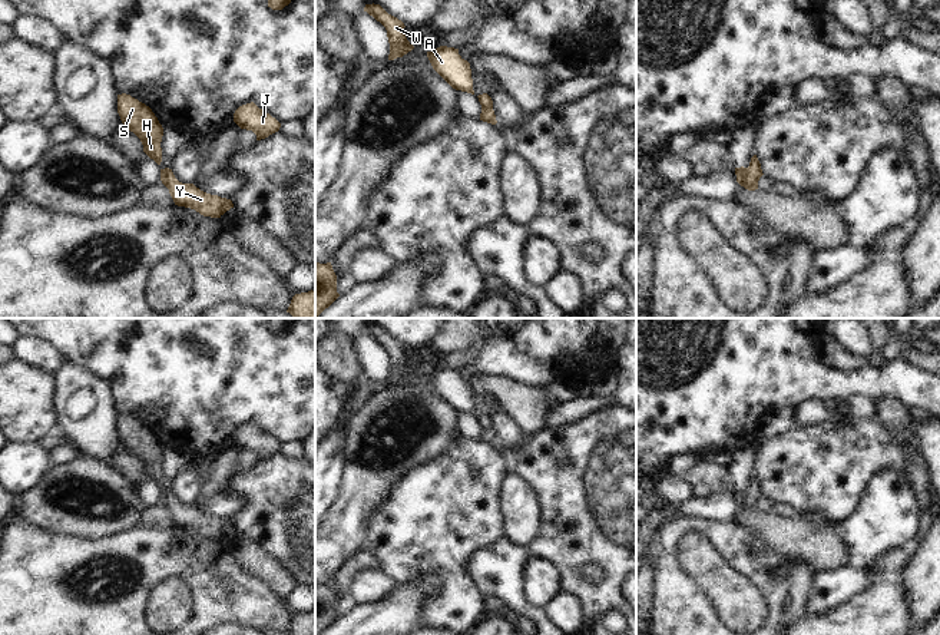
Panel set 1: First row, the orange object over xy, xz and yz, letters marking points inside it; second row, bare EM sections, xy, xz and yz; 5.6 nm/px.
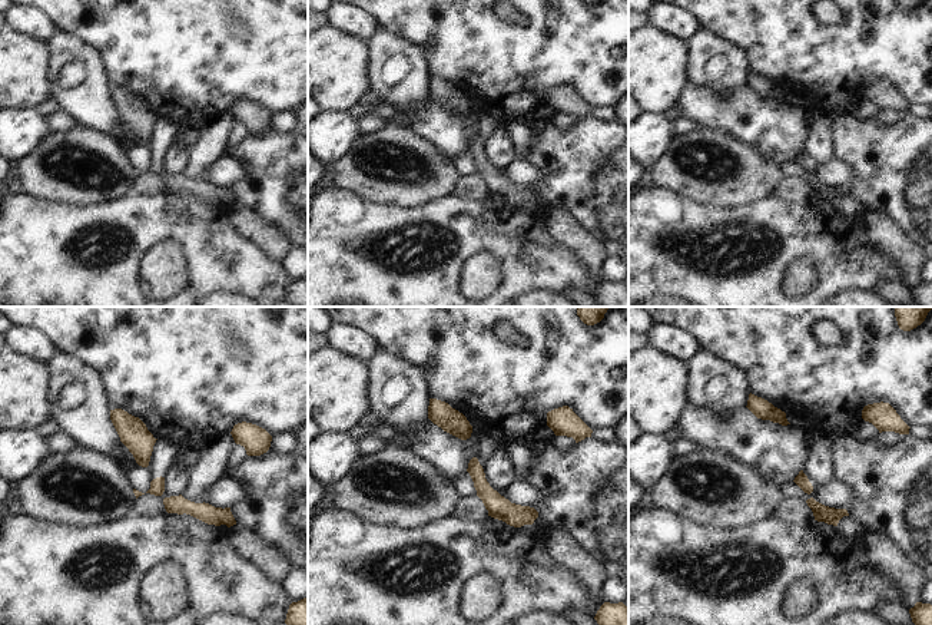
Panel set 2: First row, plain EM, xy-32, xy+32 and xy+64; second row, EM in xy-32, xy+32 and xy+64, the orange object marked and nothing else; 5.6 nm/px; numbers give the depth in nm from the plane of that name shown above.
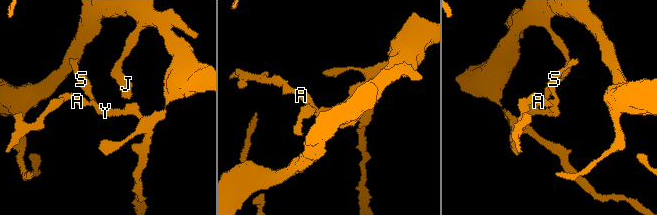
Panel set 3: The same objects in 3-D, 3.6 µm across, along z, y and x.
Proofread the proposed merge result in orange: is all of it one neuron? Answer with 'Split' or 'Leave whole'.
Split.

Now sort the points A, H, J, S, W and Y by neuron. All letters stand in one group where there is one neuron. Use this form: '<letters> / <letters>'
A W / H J S Y

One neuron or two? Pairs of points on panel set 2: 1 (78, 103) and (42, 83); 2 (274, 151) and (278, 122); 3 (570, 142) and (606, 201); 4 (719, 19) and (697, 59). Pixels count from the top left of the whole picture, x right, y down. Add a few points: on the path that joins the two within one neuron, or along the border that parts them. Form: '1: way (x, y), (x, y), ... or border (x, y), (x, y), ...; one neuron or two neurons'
1: border (49, 56), (50, 96); two neurons
2: border (271, 125), (277, 131), (292, 132); two neurons
3: way (584, 156), (606, 178), (606, 187); one neuron
4: border (700, 27), (740, 49); two neurons

